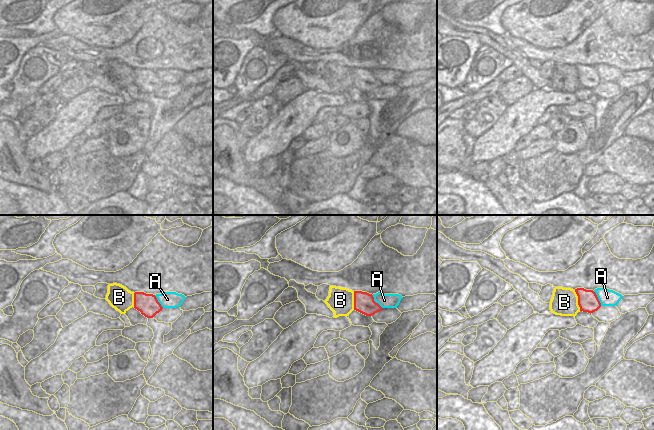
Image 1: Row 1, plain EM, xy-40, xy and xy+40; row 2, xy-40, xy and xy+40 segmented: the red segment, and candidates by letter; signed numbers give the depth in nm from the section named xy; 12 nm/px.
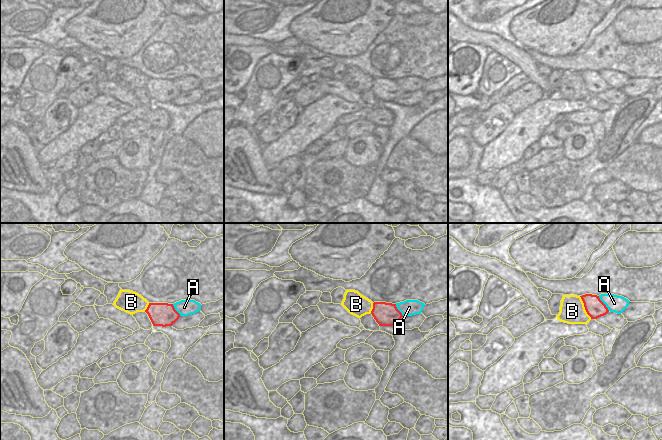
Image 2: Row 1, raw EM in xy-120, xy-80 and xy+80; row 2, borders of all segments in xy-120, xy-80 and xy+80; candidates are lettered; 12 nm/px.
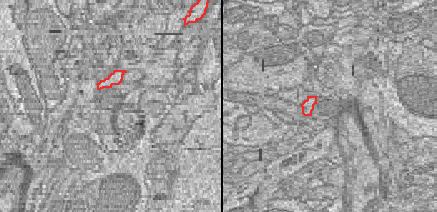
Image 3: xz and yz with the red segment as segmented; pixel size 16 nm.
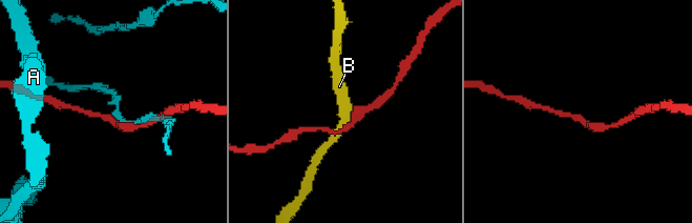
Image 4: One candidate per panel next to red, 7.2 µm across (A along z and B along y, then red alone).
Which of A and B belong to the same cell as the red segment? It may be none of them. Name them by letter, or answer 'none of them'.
none of them

